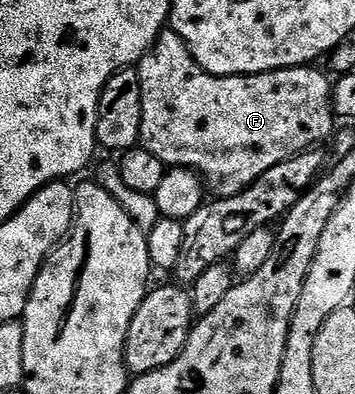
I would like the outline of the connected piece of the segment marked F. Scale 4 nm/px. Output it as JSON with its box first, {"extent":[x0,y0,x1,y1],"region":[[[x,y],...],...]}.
{"extent":[138,30,334,198],"region":[[[165,30],[160,33],[152,49],[141,58],[138,65],[140,85],[142,86],[142,126],[140,127],[139,147],[149,151],[154,158],[160,159],[168,168],[189,168],[192,172],[197,173],[205,189],[213,197],[223,198],[242,194],[242,190],[246,190],[255,180],[262,178],[262,174],[266,174],[266,170],[286,162],[290,157],[297,156],[299,152],[306,152],[310,148],[323,145],[323,140],[331,134],[332,120],[334,121],[332,110],[333,81],[327,80],[318,69],[319,67],[316,66],[305,66],[302,68],[283,68],[253,76],[215,76],[202,66],[198,66],[198,62],[190,54],[183,38],[176,32]]]}

